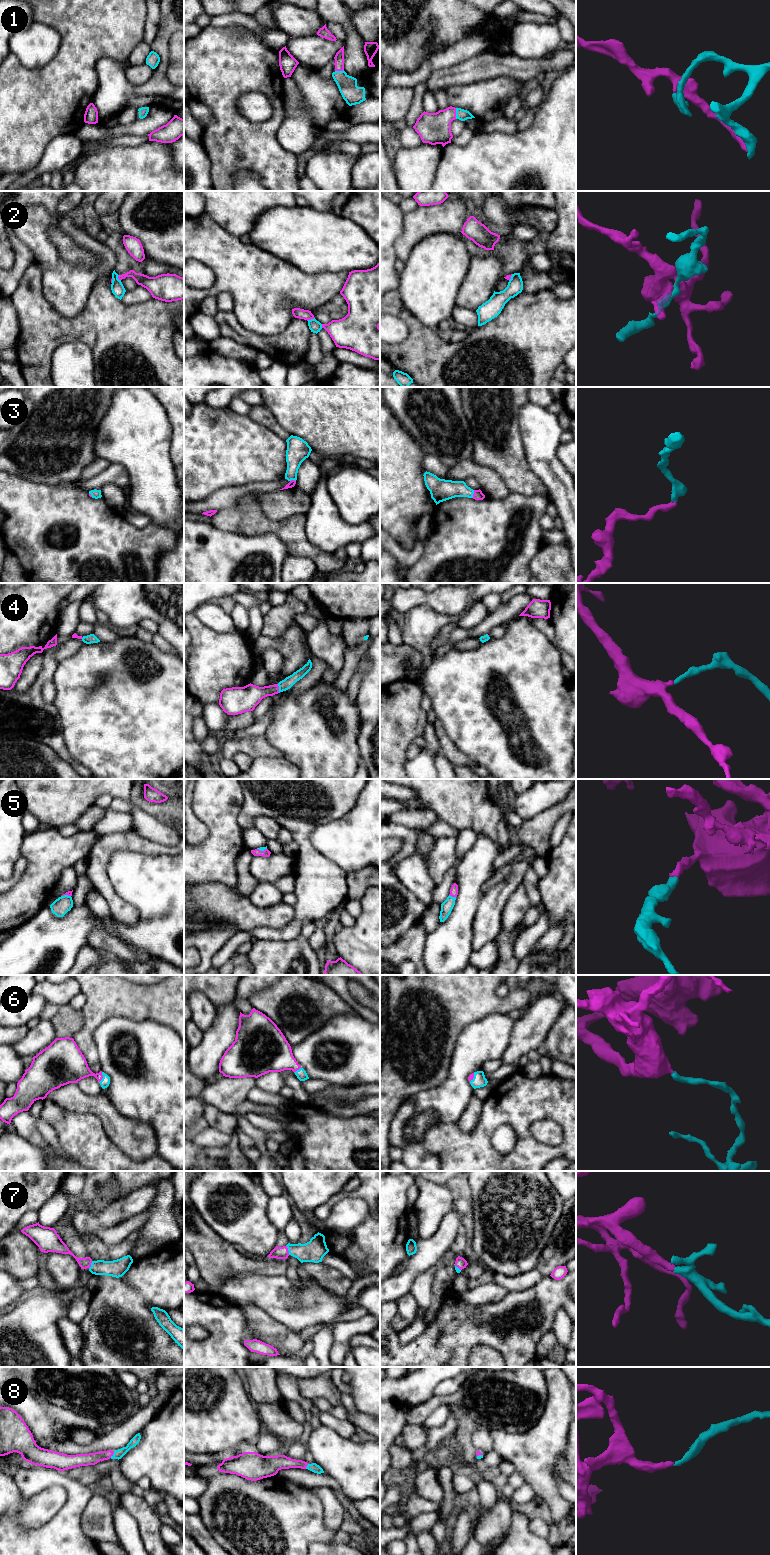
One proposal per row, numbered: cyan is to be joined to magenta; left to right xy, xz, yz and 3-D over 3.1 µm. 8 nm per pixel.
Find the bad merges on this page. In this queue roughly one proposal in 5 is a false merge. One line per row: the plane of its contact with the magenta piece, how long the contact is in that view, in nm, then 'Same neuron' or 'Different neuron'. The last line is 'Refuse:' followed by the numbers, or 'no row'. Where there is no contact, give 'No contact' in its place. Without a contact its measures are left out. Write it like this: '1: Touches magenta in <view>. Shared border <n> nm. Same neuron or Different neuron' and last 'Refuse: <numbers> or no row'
1: Touches magenta in yz. Shared border 90 nm. Same neuron
2: Touches magenta in xz. Shared border 70 nm. Different neuron
3: Touches magenta in yz. Shared border 70 nm. Same neuron
4: Touches magenta in xz. Shared border 70 nm. Same neuron
5: Touches magenta in yz. Shared border 60 nm. Same neuron
6: Touches magenta in xy. Shared border 80 nm. Same neuron
7: Touches magenta in xz. Shared border 80 nm. Same neuron
8: Touches magenta in xy. Shared border 70 nm. Same neuron
Refuse: 2

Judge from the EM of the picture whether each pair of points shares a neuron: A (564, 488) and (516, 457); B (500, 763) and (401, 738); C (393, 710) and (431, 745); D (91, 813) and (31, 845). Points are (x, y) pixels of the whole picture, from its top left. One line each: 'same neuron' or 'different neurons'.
A: different neurons
B: different neurons
C: different neurons
D: different neurons

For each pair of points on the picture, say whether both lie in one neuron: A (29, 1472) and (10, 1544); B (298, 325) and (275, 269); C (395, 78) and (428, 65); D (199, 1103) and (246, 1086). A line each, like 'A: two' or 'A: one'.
A: one
B: two
C: one
D: one

